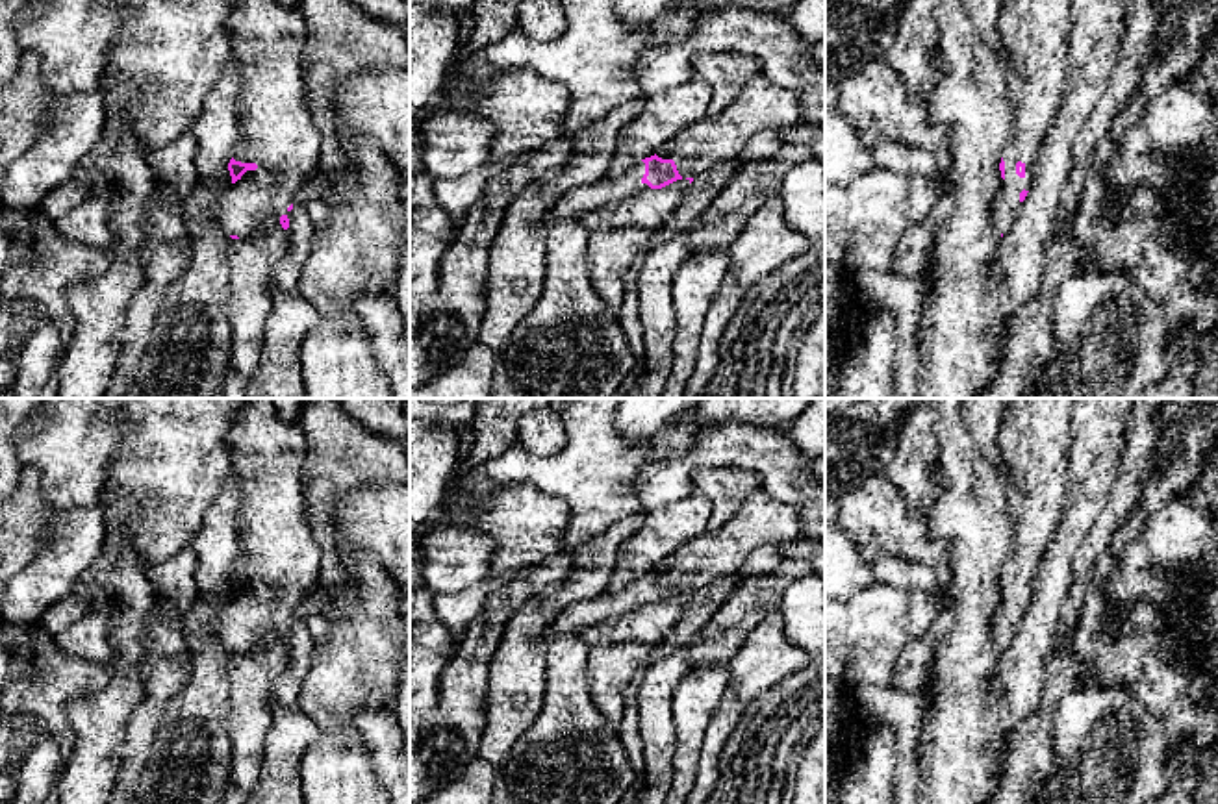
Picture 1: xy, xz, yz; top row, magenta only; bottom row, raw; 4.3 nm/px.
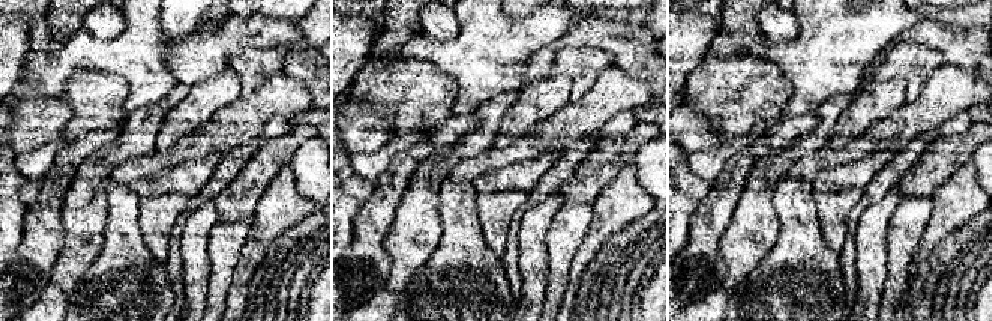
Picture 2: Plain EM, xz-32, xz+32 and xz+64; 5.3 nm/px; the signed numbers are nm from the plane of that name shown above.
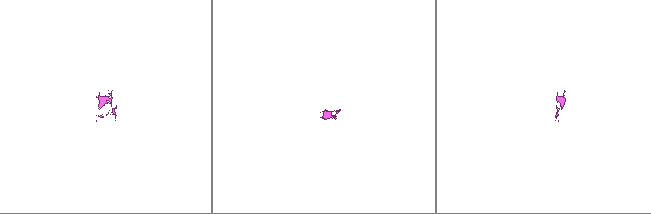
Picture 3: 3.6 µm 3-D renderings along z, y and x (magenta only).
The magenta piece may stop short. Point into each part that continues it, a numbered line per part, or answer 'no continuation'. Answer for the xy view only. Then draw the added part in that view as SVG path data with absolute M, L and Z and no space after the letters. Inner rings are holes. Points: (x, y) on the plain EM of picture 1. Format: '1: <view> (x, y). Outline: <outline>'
1: xy (277, 547). Outline: M248 398L226 435L226 446L239 482L239 554L232 572L258 584L247 585L222 609L215 630L230 650L256 654L269 639L280 639L282 630L291 632L287 622L295 608L319 589L323 550L308 524L308 443L298 424L278 417L271 398Z

